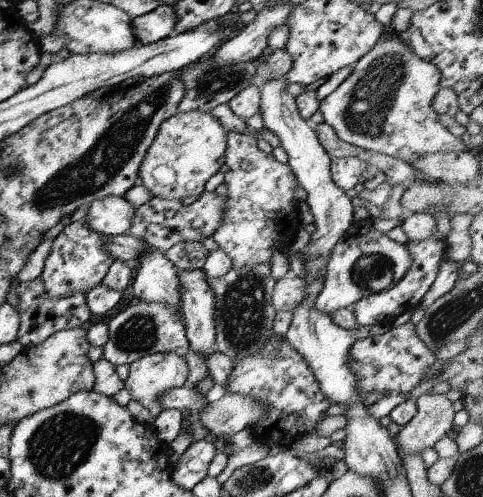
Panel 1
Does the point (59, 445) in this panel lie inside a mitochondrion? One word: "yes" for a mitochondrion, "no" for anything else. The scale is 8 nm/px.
yes

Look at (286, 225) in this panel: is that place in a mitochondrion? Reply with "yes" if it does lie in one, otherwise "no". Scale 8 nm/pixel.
no

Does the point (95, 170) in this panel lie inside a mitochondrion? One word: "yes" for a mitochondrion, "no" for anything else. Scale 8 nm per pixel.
yes

